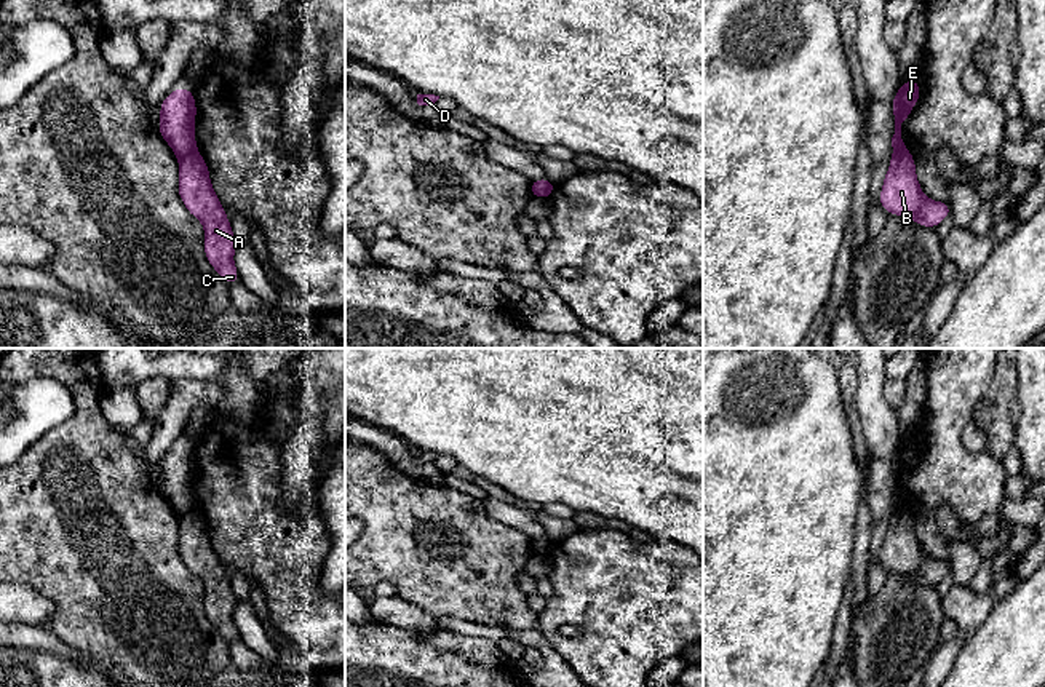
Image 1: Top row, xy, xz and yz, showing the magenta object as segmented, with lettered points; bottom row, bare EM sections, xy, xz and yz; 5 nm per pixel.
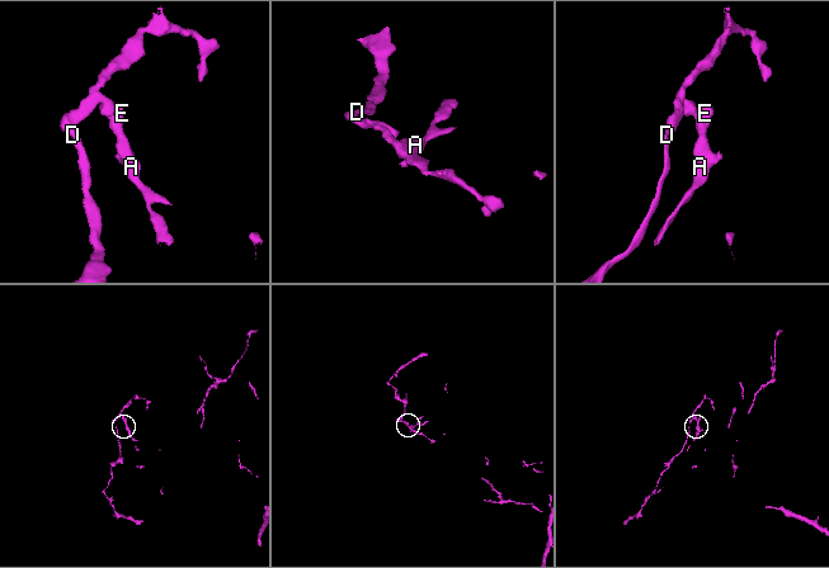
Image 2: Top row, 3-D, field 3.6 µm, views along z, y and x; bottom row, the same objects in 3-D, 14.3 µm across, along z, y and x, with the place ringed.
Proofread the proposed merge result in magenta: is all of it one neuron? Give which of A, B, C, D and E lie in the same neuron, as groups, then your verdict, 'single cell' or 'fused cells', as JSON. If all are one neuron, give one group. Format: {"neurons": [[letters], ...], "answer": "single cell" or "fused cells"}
{"neurons": [["A", "B", "C", "D", "E"]], "answer": "single cell"}

